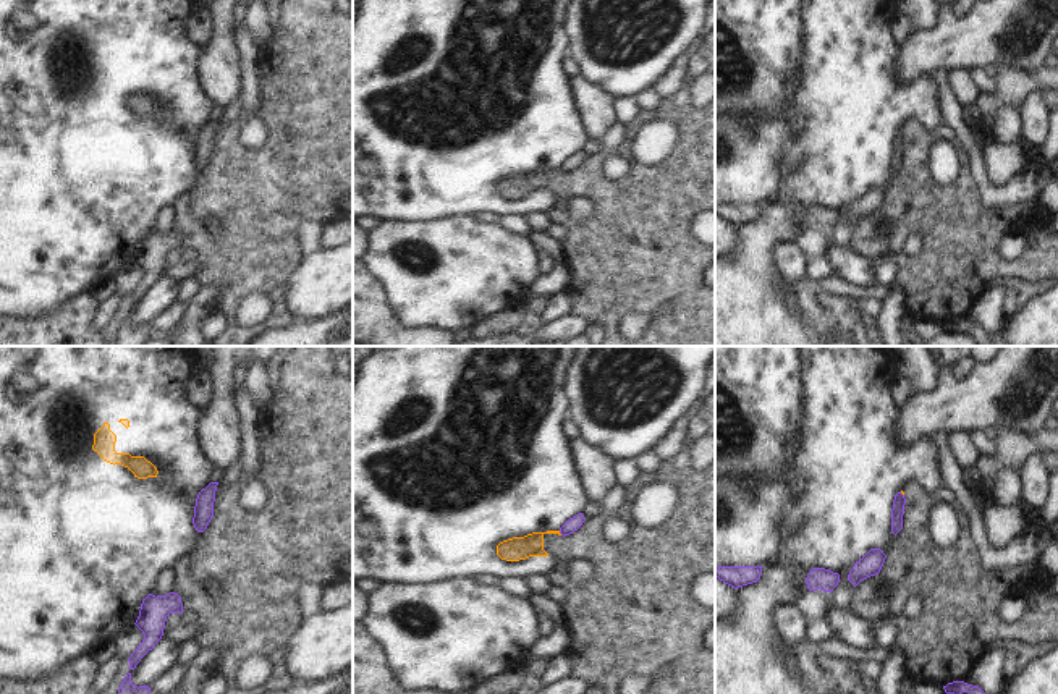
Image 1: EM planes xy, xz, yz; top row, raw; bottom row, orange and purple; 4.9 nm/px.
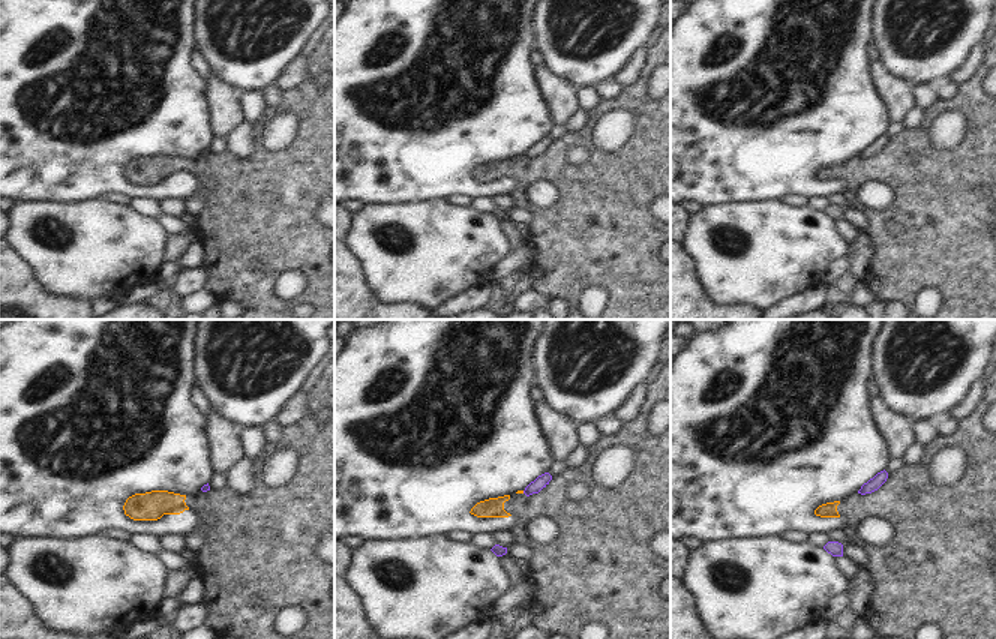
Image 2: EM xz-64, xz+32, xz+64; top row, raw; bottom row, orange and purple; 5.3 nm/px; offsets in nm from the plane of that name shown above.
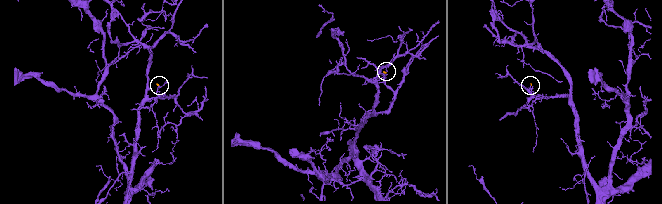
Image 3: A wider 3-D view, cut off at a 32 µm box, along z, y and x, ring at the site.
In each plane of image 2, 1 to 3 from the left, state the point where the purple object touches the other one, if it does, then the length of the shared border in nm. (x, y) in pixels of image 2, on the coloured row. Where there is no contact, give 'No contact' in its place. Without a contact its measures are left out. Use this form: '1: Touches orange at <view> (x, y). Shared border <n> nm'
1: No contact
2: No contact
3: No contact.

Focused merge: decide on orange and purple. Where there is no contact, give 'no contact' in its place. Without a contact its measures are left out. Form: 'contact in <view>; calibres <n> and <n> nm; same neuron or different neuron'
contact in xz; calibres 120 and 70 nm; different neuron

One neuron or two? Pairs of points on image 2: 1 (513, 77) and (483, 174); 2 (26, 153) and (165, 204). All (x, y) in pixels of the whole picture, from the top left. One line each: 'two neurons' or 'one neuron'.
1: one neuron
2: two neurons

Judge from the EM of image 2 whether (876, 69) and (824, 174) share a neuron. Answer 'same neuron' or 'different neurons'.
different neurons

